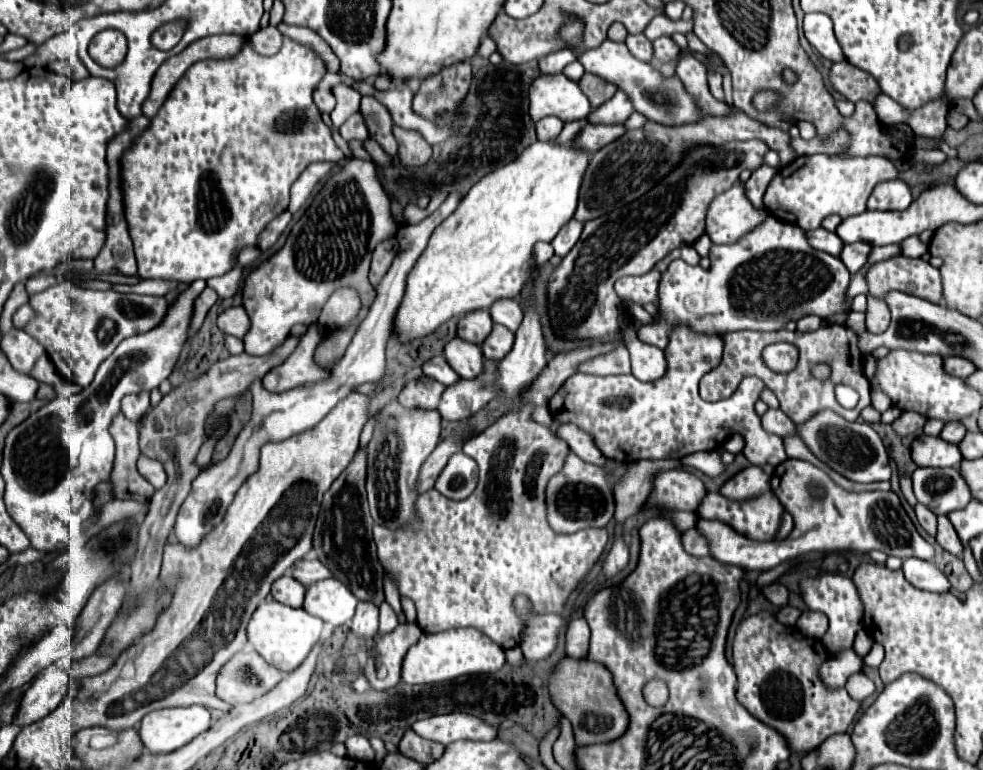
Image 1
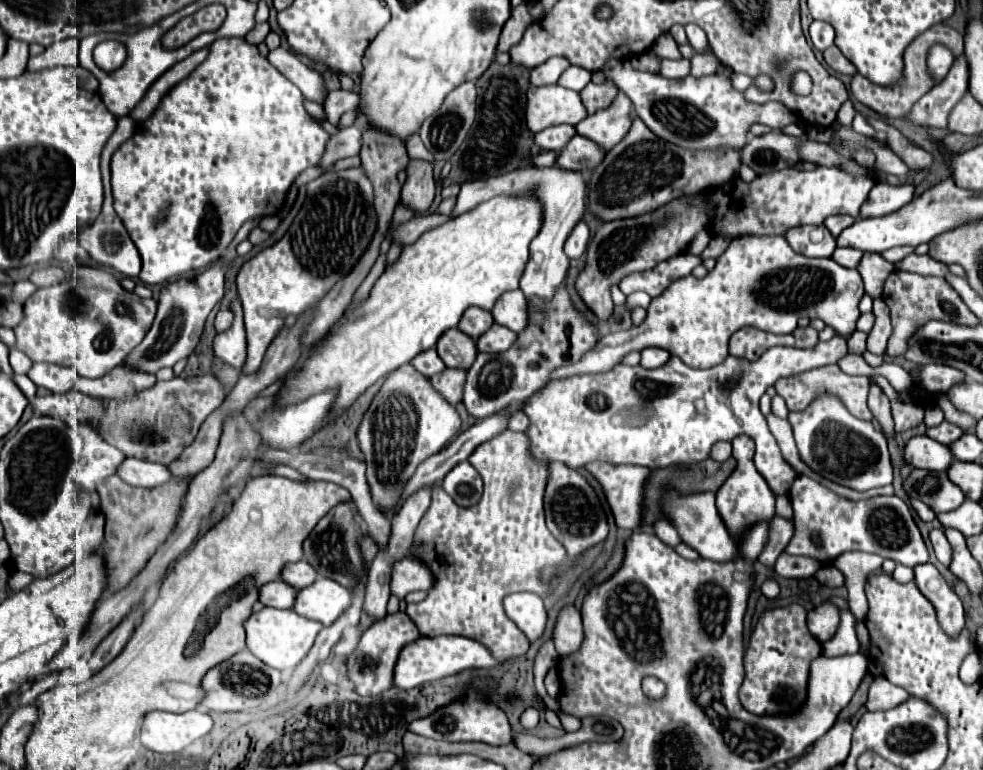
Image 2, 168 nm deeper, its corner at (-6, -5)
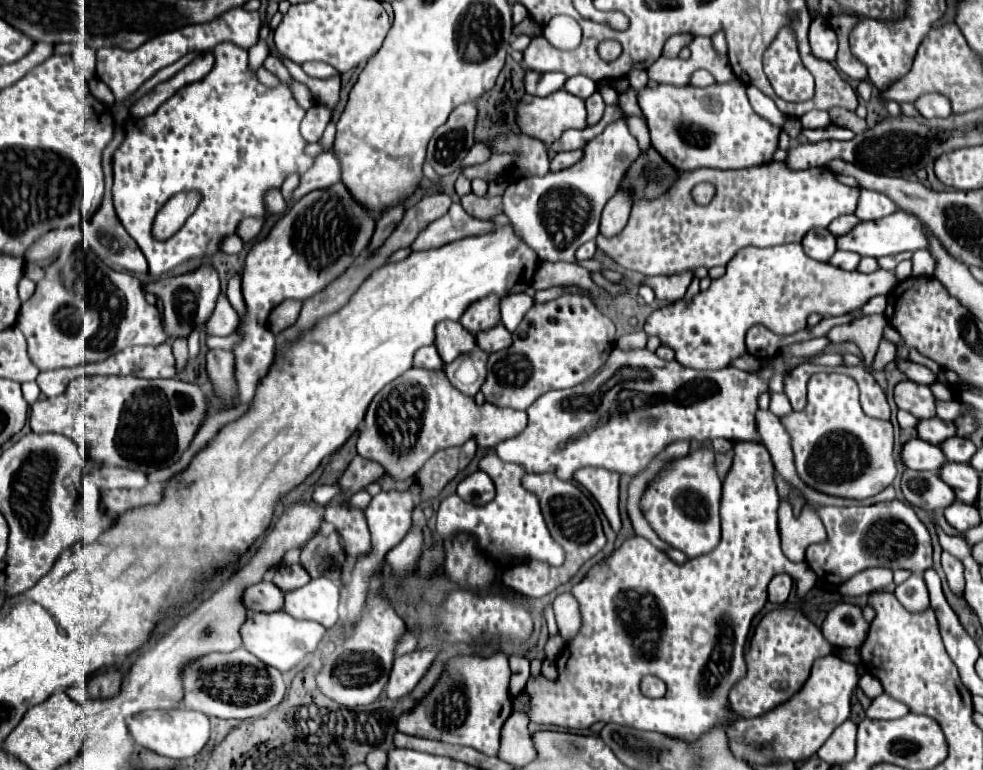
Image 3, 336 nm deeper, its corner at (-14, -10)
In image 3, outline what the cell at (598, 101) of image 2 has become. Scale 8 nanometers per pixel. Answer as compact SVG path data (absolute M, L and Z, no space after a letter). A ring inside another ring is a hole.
M595 91L591 97L585 99L585 109L587 109L587 125L599 123L599 119L603 117L603 111L605 111L605 103L603 103L599 91Z

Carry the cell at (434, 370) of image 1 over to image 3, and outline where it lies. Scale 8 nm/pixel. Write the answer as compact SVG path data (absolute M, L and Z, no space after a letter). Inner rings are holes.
M427 345L427 347L421 347L419 351L415 351L413 365L415 367L425 367L425 369L441 369L443 361L441 361L437 349L433 345Z

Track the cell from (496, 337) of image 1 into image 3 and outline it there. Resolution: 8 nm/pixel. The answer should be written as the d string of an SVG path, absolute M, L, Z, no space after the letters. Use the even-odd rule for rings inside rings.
M503 323L495 325L491 331L479 331L475 339L477 339L477 345L487 353L495 353L511 345L511 333L503 327Z

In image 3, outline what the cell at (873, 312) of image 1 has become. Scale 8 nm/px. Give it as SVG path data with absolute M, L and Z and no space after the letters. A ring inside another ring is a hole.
M883 339L881 345L879 345L879 349L877 349L877 355L875 355L873 363L871 363L871 369L873 371L881 371L887 363L893 361L893 355L895 355L895 345L891 341Z

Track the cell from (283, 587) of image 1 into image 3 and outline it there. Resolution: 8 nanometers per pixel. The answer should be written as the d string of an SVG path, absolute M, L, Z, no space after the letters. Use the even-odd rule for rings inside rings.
M259 581L243 591L241 601L251 611L273 613L283 609L283 591L279 591L271 581Z

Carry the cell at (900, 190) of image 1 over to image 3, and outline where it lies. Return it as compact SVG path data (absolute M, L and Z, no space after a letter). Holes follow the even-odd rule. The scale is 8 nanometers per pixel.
M861 189L859 203L857 203L857 209L855 209L855 215L861 221L875 221L875 219L891 215L895 211L897 211L897 207L887 195L871 191L871 189Z

